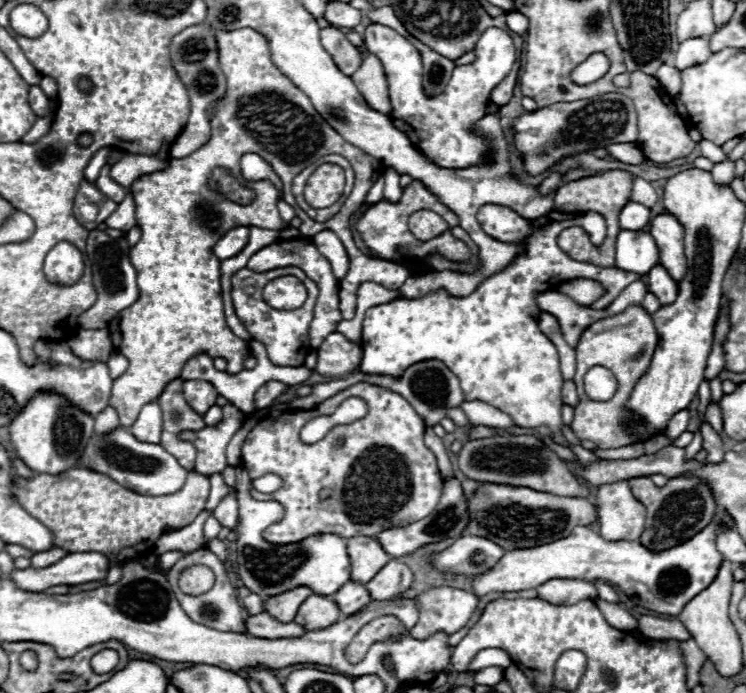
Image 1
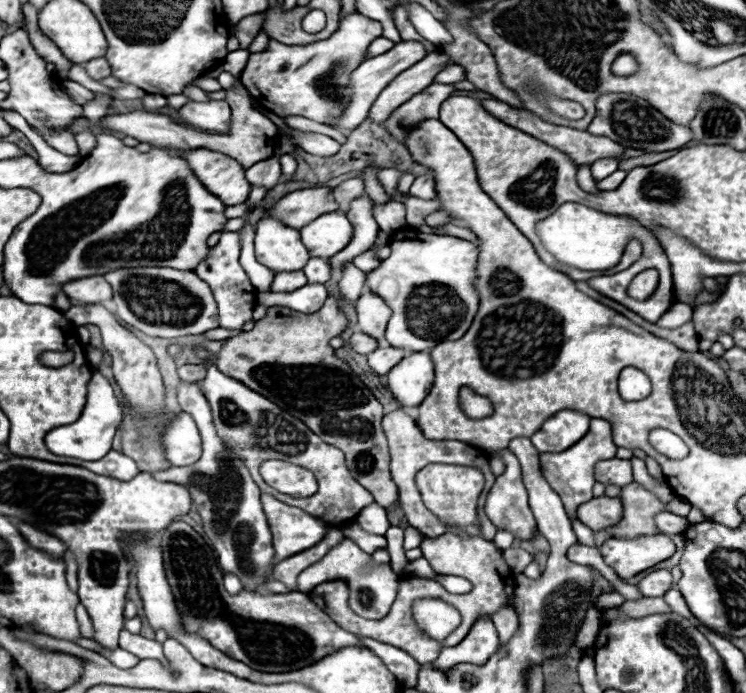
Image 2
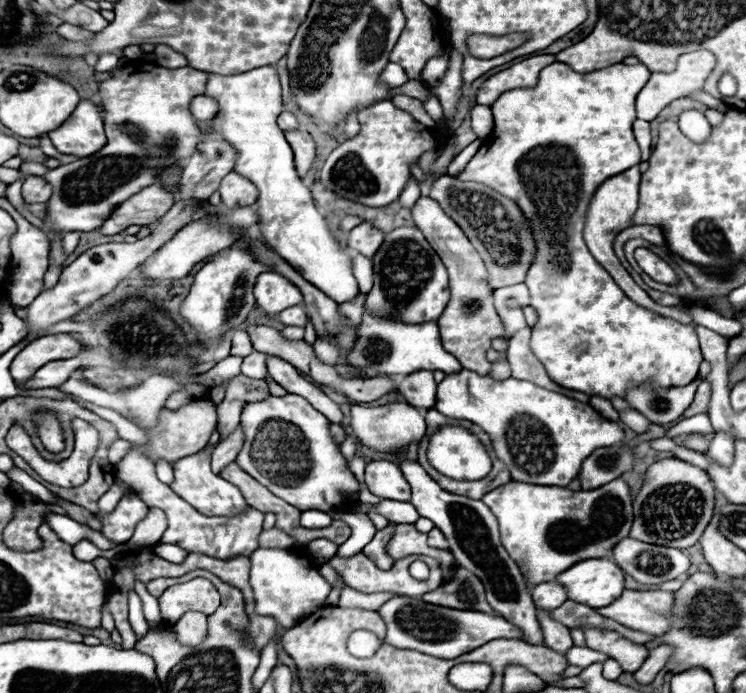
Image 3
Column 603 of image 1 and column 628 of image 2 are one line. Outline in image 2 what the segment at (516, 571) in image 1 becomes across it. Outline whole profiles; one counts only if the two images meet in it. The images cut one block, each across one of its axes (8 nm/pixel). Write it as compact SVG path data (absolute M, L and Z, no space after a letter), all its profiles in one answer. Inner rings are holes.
M666 534L610 538L600 546L600 554L622 580L648 570L676 554L676 544Z

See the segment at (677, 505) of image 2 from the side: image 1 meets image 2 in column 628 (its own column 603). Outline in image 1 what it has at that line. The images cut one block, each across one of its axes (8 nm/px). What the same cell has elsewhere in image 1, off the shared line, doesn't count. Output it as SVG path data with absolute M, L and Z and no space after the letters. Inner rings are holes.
M628 484L598 486L596 500L600 536L606 540L638 540L646 526L646 506L630 494Z

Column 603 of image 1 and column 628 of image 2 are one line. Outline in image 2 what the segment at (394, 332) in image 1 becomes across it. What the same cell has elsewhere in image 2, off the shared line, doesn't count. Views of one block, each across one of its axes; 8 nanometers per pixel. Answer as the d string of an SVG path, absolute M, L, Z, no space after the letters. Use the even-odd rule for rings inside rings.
M566 202L554 214L550 214L548 218L544 218L542 222L536 224L536 234L540 236L544 248L558 262L562 262L566 266L572 266L572 268L578 268L578 270L608 270L608 268L616 266L622 258L622 250L626 248L626 244L632 238L637 238L644 248L638 262L634 262L630 268L626 268L618 274L602 276L600 282L588 282L588 284L596 292L606 294L608 298L614 298L616 302L622 302L622 306L634 310L636 314L642 314L642 318L646 318L650 322L656 322L672 306L674 290L672 290L670 262L668 262L662 246L658 244L658 240L636 220L623 216L612 216L612 214L602 214L600 210L594 210L594 208L588 208L588 206L582 206L582 204L574 204L574 202ZM648 268L656 268L660 272L660 286L654 292L654 296L648 298L646 304L642 304L638 300L632 300L626 294L626 288L636 274L640 274L642 270L648 270Z

